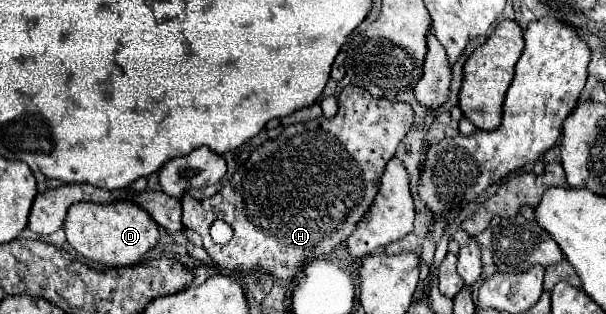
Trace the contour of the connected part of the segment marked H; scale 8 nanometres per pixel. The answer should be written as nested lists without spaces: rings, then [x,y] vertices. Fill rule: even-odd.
[[[355,85],[343,87],[337,101],[339,113],[333,119],[319,117],[315,121],[289,125],[279,137],[259,145],[213,197],[201,201],[189,195],[183,197],[183,225],[203,237],[203,247],[215,263],[249,275],[267,273],[289,279],[303,271],[309,261],[329,255],[355,231],[359,219],[367,213],[377,195],[385,165],[413,123],[413,109],[407,103],[377,99]],[[215,219],[223,219],[233,229],[233,239],[227,245],[217,245],[209,235],[209,227]]]

